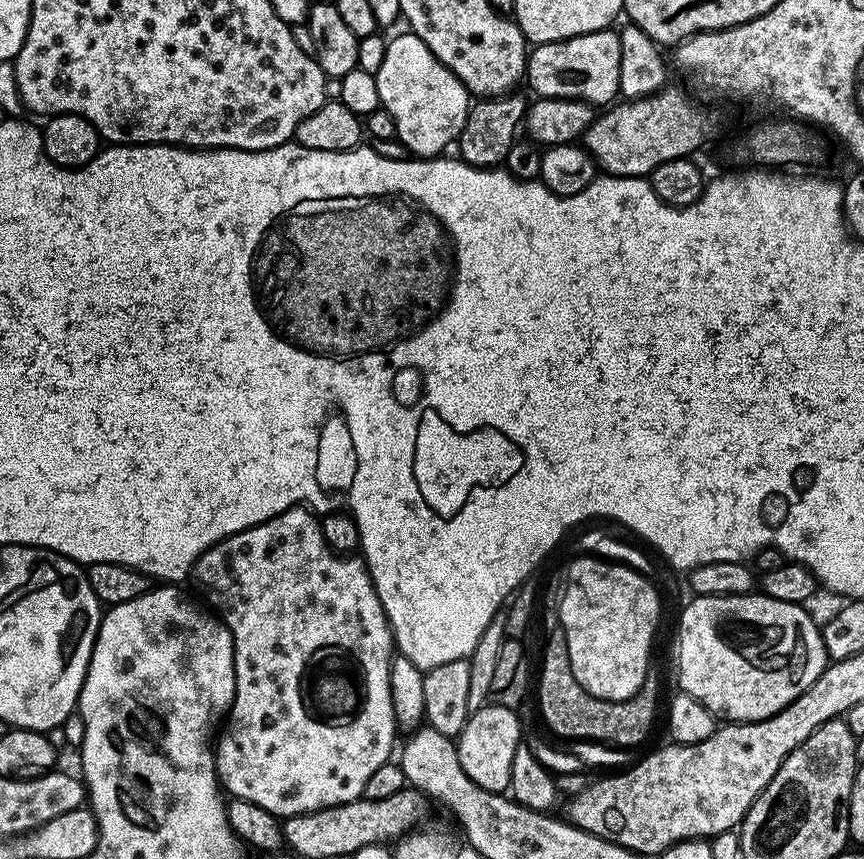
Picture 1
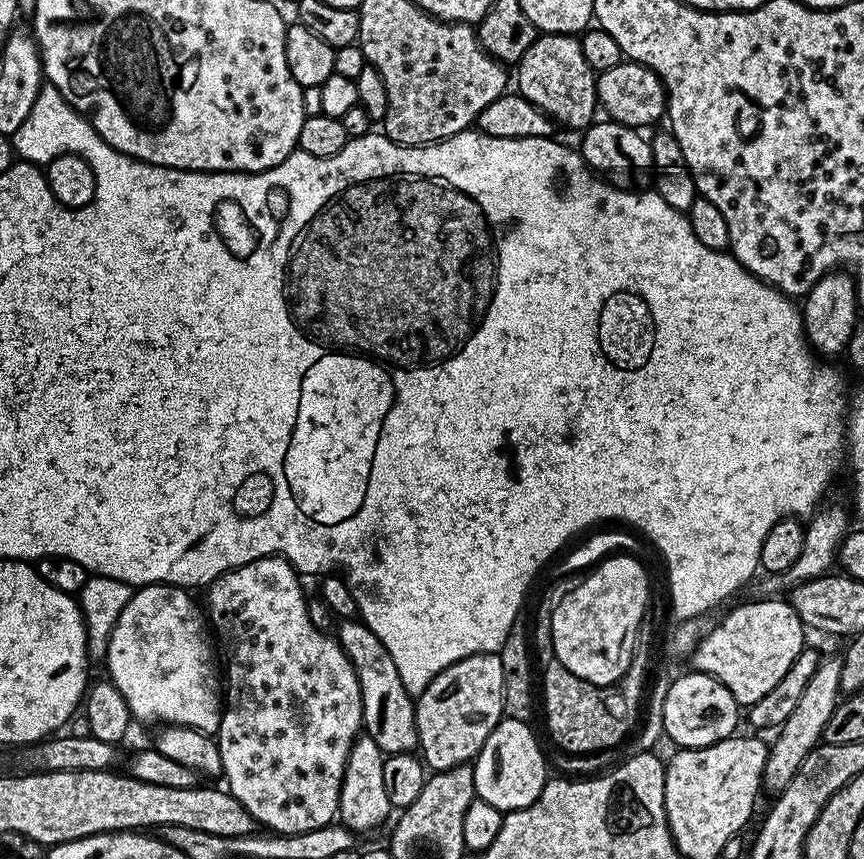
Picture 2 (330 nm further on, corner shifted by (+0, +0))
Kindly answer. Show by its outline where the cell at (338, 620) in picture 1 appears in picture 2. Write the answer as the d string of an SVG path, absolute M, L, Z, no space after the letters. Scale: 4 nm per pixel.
M263 556L258 558L254 562L249 564L243 564L237 568L230 569L229 572L225 572L224 575L219 576L211 584L207 585L206 592L208 592L208 608L206 604L206 616L210 621L211 627L214 629L215 635L225 640L224 648L228 651L228 672L226 668L226 707L223 709L220 717L220 731L215 737L215 742L220 748L222 754L222 776L223 779L228 779L226 784L227 791L232 793L234 798L238 798L238 802L242 802L242 806L246 806L246 810L252 815L253 821L257 825L265 824L267 831L272 834L283 834L289 836L290 834L298 834L299 832L305 832L306 830L314 830L315 828L321 828L327 824L333 823L337 819L338 809L340 806L340 787L342 786L342 778L344 777L344 771L346 770L346 758L350 754L352 749L352 743L356 740L357 736L361 735L364 726L364 715L362 714L362 694L360 693L360 683L356 677L356 671L354 666L350 662L350 658L342 650L342 646L338 643L335 635L329 634L328 636L324 632L319 632L316 629L314 621L308 617L308 604L304 601L304 588L300 585L301 577L298 575L295 568L292 567L292 563L285 560L283 556Z

